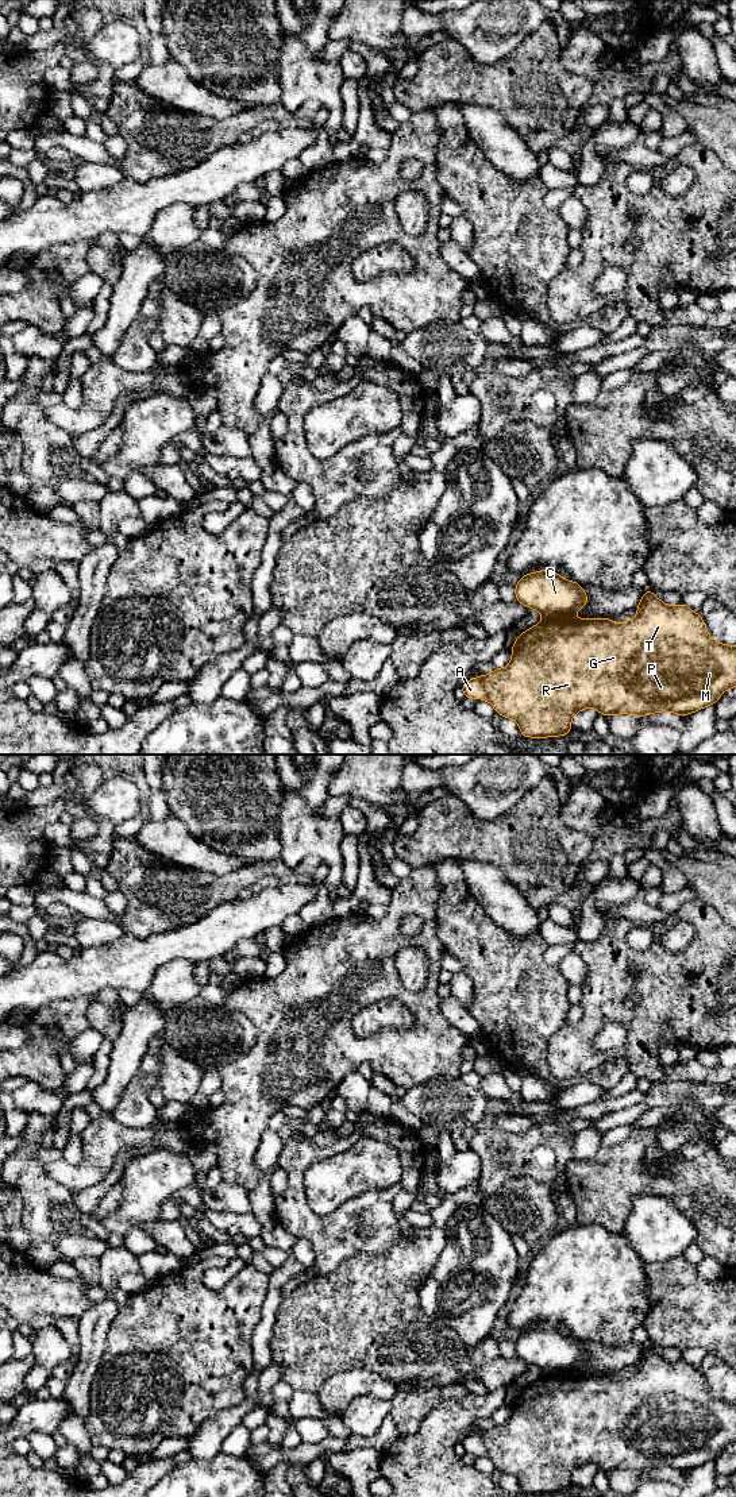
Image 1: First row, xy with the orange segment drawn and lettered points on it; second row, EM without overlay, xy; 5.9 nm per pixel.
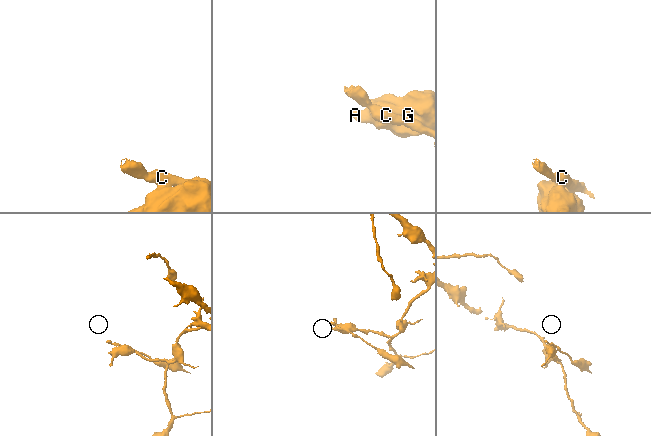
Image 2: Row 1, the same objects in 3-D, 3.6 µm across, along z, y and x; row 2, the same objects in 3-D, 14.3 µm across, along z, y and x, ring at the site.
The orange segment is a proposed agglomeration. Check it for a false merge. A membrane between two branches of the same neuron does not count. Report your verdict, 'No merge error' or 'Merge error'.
Merge error

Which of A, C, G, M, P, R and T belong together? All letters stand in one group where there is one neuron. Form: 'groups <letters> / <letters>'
groups A G M P R T / C

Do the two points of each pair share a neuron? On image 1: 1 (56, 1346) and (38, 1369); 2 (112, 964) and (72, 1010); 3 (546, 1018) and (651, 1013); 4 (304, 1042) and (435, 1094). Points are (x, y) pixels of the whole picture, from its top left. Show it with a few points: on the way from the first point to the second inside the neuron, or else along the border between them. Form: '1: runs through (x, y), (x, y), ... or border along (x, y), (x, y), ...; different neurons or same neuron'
1: runs through (50, 1351), (43, 1364); same neuron
2: border along (91, 999), (57, 998), (51, 1002); different neurons
3: border along (565, 1026), (550, 1038), (547, 1053); different neurons
4: border along (447, 1077), (434, 1077), (407, 1090); different neurons

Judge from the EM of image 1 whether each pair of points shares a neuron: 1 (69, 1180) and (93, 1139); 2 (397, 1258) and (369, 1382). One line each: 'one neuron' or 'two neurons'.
1: one neuron
2: two neurons

